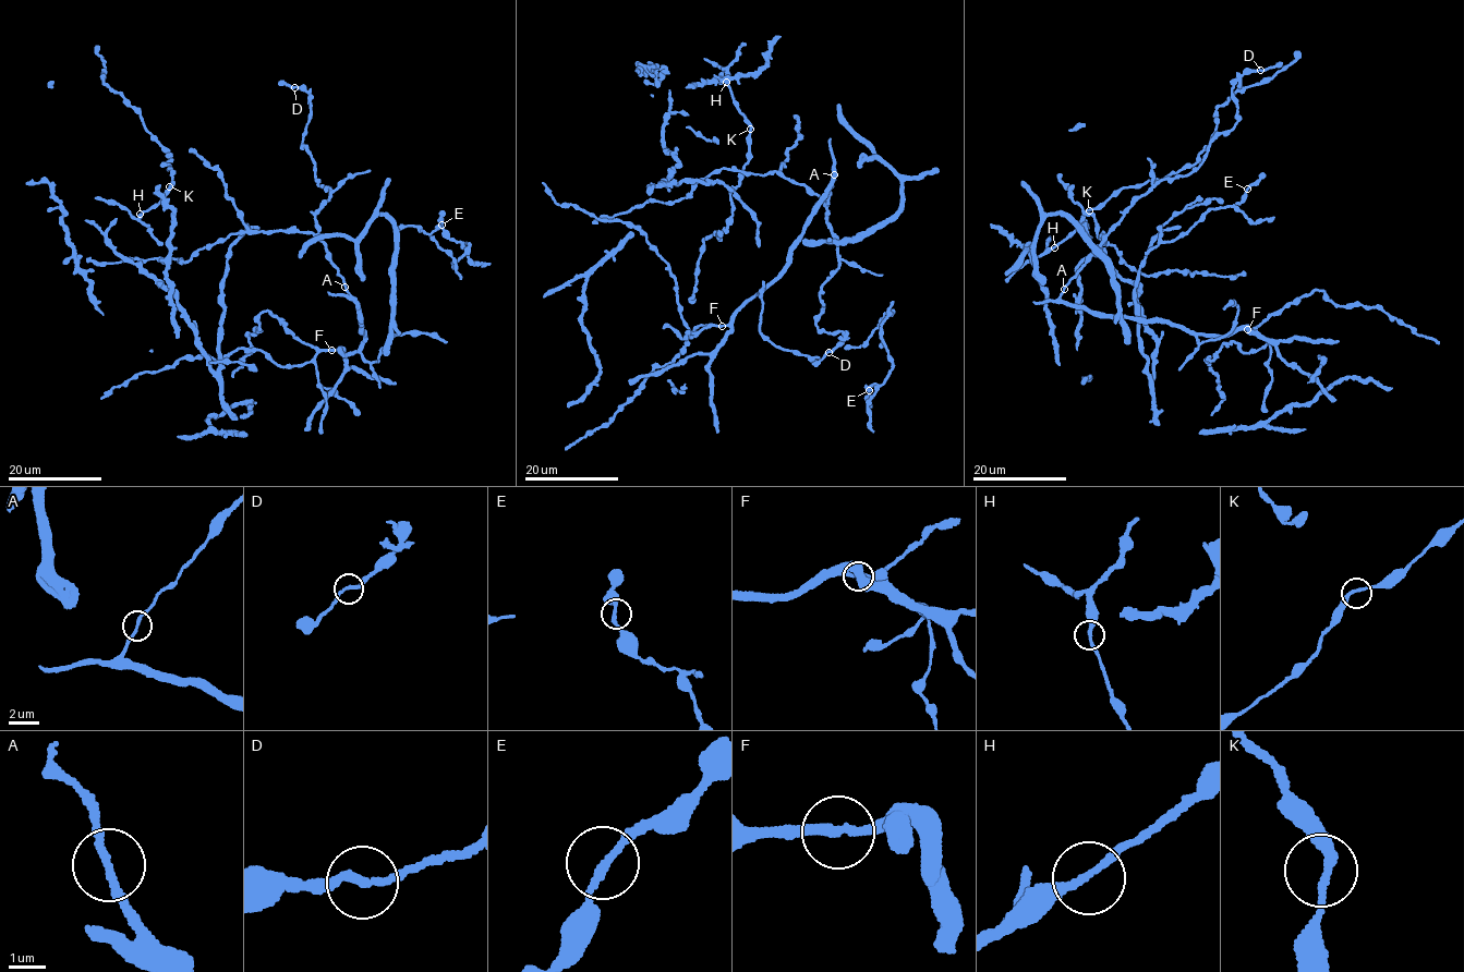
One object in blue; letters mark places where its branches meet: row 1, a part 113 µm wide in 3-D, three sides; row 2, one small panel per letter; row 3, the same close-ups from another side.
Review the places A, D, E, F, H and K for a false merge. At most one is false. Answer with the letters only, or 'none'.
none

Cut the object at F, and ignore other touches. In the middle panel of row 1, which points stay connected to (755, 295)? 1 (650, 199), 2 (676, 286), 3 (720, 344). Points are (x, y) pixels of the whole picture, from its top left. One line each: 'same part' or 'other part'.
1: same part
2: other part
3: same part

